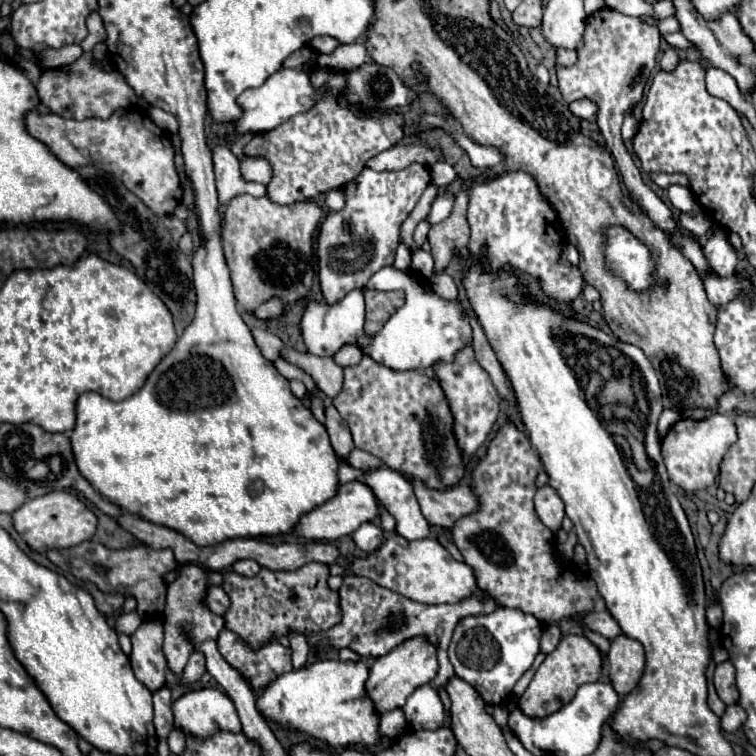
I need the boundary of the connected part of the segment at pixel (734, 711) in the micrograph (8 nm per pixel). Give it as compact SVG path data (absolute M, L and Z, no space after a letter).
M739 704L727 706L725 714L721 716L721 728L725 732L735 732L737 728L741 728L741 724L745 722L745 718L747 718L747 714L745 714L745 710Z

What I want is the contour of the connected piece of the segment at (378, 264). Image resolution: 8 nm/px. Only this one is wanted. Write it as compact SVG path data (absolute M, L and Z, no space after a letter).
M411 164L395 172L363 168L353 182L347 182L347 186L341 188L345 194L345 208L329 212L317 236L319 284L327 304L335 304L347 292L363 288L377 270L393 264L393 256L399 246L399 228L429 182L429 168L423 164Z

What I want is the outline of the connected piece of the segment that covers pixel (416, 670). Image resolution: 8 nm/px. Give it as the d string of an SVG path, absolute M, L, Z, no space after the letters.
M409 638L403 646L391 650L383 658L377 658L371 666L371 674L367 680L367 696L373 700L379 714L399 708L415 688L431 682L437 674L437 650L427 642L427 638Z

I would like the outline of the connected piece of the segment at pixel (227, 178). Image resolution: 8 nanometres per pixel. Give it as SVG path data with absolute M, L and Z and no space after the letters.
M215 146L213 148L213 164L215 164L215 182L221 202L221 212L225 212L225 206L231 198L247 192L255 198L265 196L265 186L257 182L245 182L239 172L239 160L229 152L227 146Z

